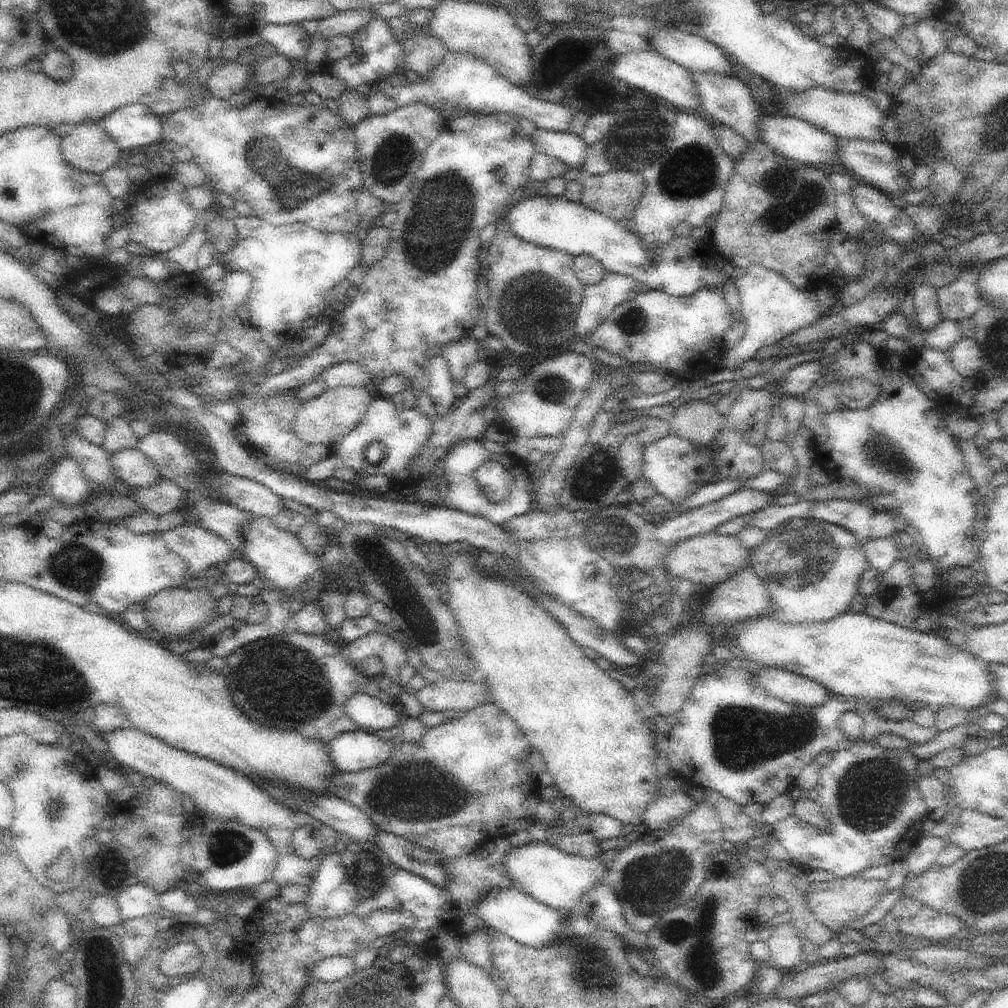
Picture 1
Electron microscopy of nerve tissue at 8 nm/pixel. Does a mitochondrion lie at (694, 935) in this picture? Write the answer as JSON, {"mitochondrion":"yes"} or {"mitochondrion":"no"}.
{"mitochondrion":"yes"}

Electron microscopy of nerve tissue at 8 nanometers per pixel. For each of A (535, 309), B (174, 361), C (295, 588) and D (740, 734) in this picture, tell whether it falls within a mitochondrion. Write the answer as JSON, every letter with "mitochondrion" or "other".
{"A":"mitochondrion","B":"other","C":"other","D":"mitochondrion"}

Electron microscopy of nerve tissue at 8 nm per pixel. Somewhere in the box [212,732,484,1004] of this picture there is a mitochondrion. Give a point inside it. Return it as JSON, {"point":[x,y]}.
{"point":[418,791]}

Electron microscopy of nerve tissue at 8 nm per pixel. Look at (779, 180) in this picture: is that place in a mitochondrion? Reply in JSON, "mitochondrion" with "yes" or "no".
{"mitochondrion":"yes"}

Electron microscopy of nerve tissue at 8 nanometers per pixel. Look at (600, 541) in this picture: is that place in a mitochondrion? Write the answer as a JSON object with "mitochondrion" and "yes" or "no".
{"mitochondrion":"yes"}

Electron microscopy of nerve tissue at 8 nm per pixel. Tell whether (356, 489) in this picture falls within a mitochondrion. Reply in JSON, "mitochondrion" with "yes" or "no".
{"mitochondrion":"no"}

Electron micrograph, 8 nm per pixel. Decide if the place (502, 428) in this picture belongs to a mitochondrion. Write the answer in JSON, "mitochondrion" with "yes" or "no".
{"mitochondrion":"no"}

